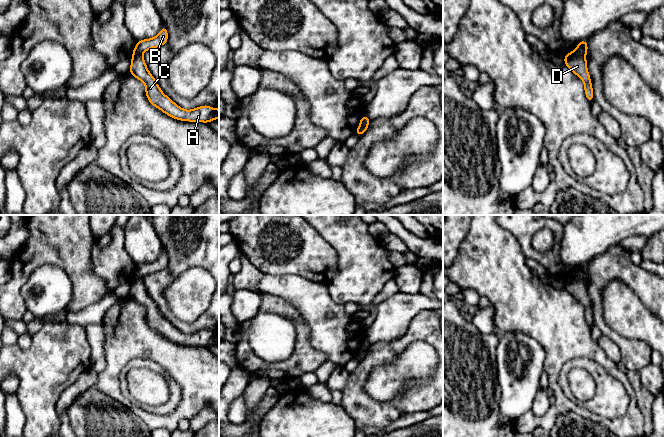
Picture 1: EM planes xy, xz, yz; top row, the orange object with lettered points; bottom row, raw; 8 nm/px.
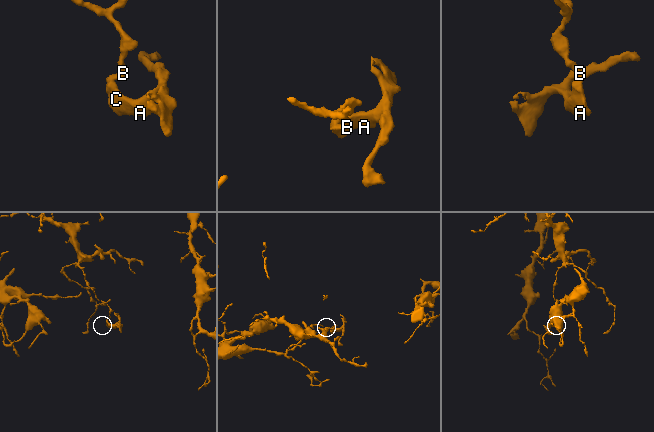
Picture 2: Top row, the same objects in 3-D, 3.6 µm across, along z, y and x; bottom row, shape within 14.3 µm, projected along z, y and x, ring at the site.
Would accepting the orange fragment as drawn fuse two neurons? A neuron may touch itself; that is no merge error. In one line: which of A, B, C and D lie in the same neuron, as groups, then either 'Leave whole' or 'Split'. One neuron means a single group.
Groups: A C D / B. Split

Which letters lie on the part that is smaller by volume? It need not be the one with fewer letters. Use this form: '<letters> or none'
A, C, D

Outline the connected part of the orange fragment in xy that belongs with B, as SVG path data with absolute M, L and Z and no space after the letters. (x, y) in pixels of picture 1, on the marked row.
M163 25L161 31L153 38L137 41L133 49L133 54L144 53L147 50L161 47L168 41L168 30Z

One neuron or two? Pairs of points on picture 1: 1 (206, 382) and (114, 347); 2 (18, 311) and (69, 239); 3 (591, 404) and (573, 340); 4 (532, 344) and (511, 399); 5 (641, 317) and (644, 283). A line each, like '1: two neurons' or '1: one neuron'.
1: one neuron
2: one neuron
3: two neurons
4: one neuron
5: two neurons

